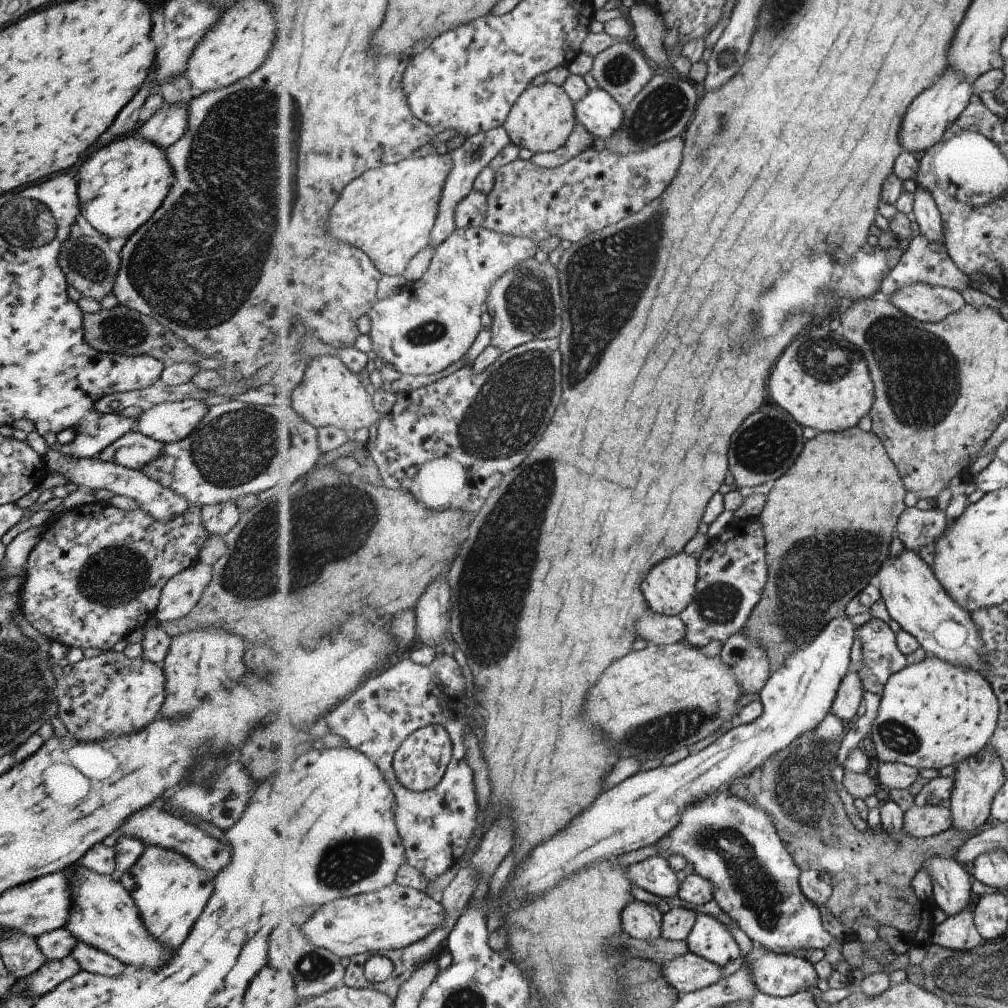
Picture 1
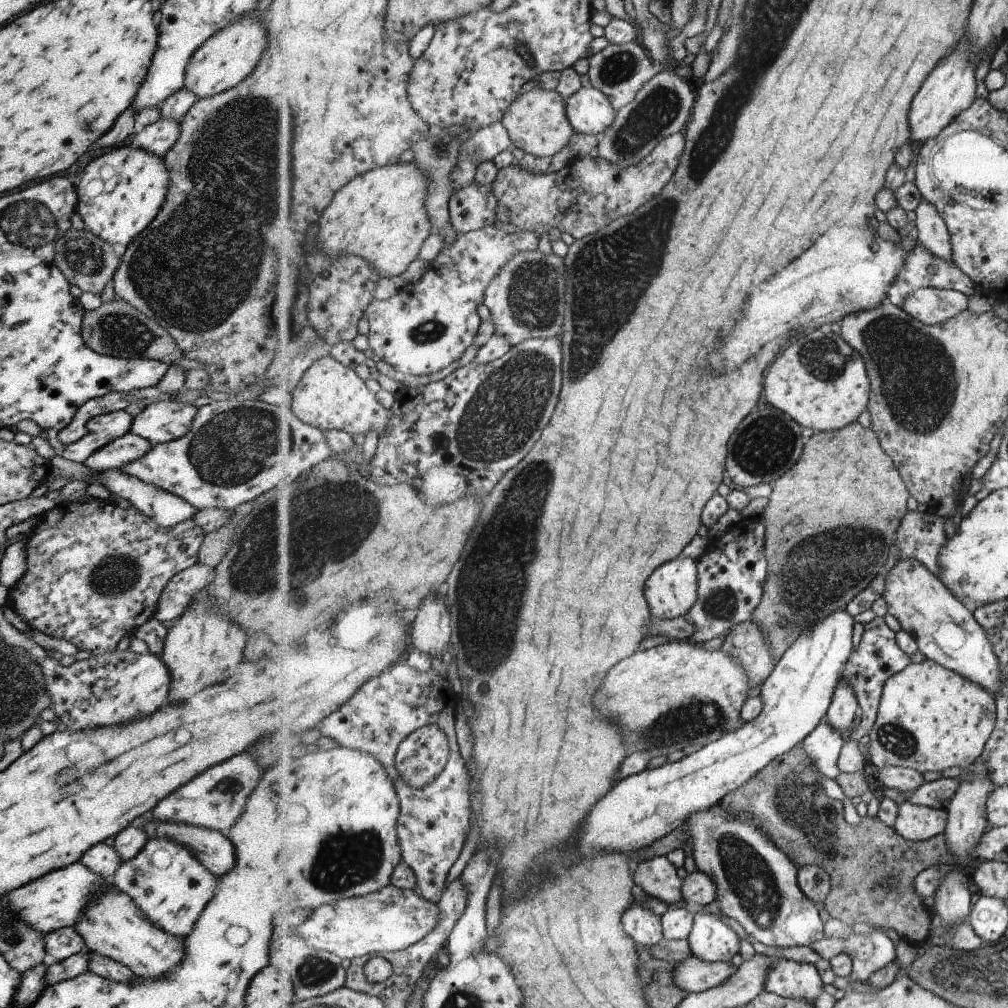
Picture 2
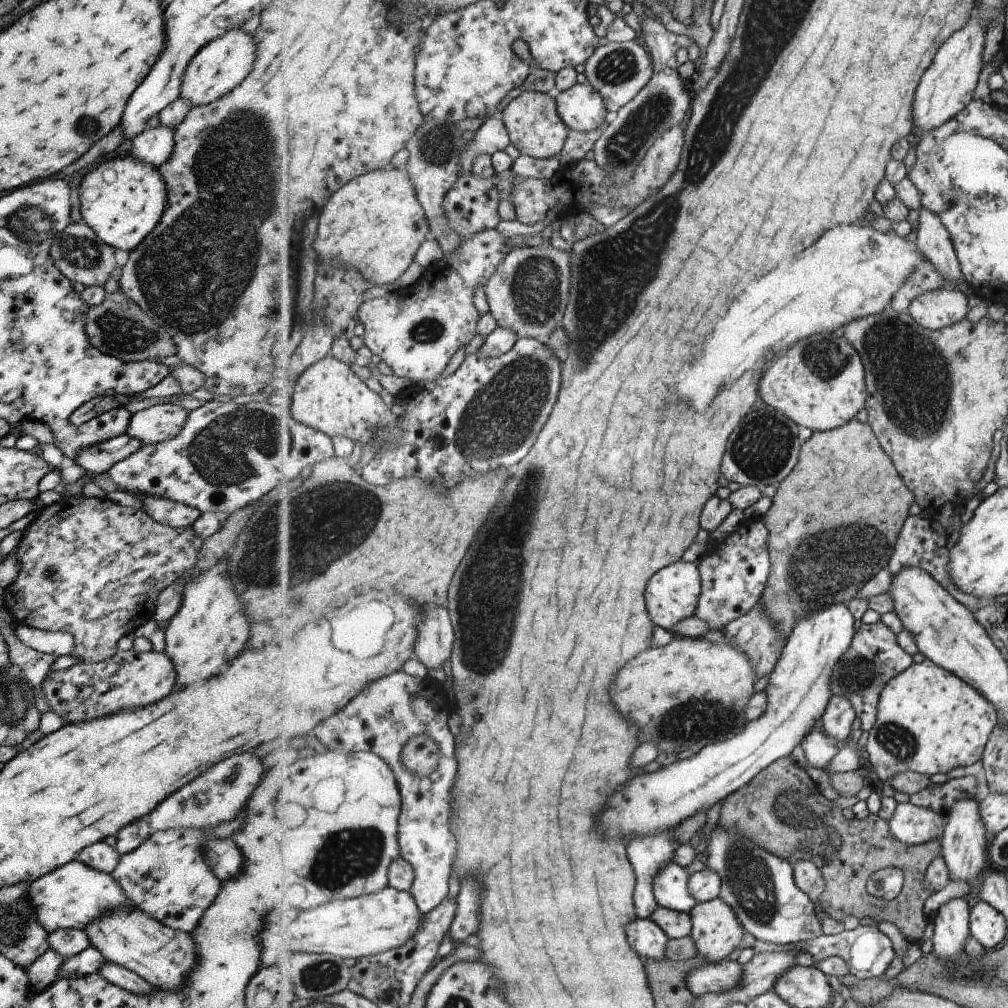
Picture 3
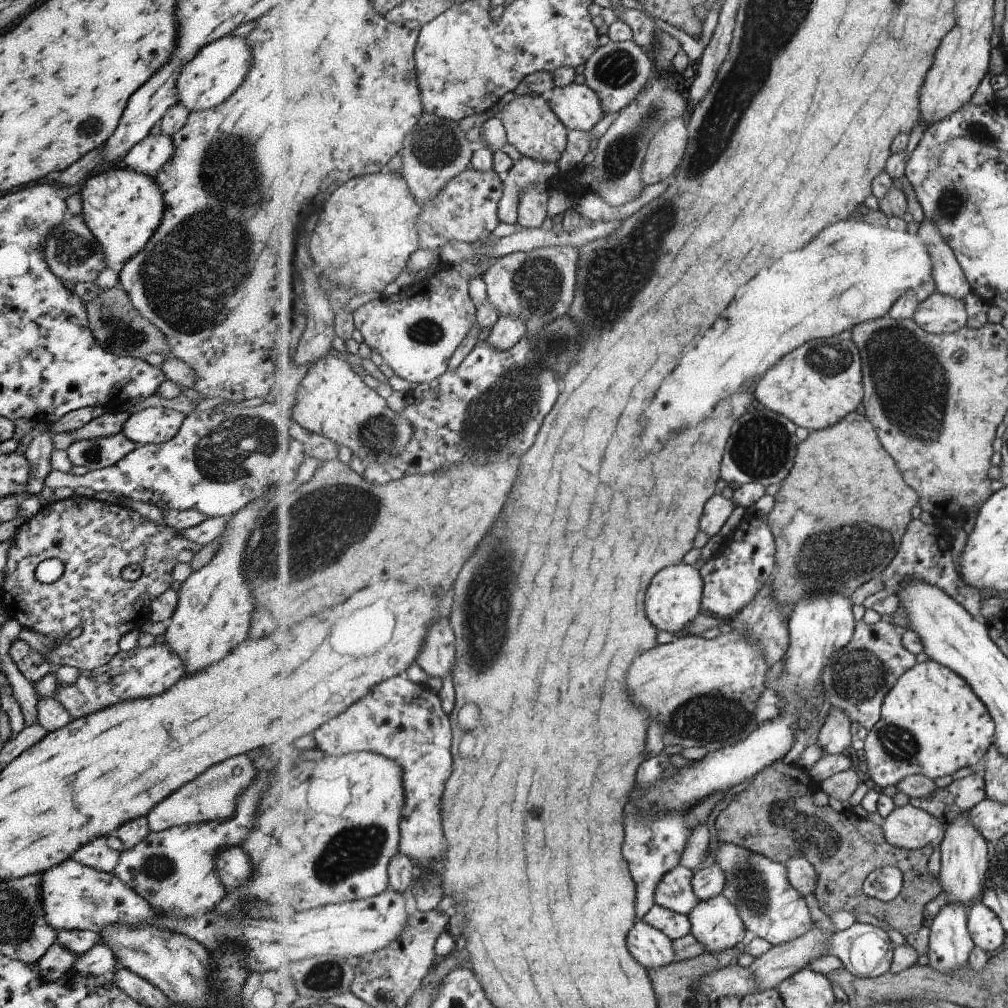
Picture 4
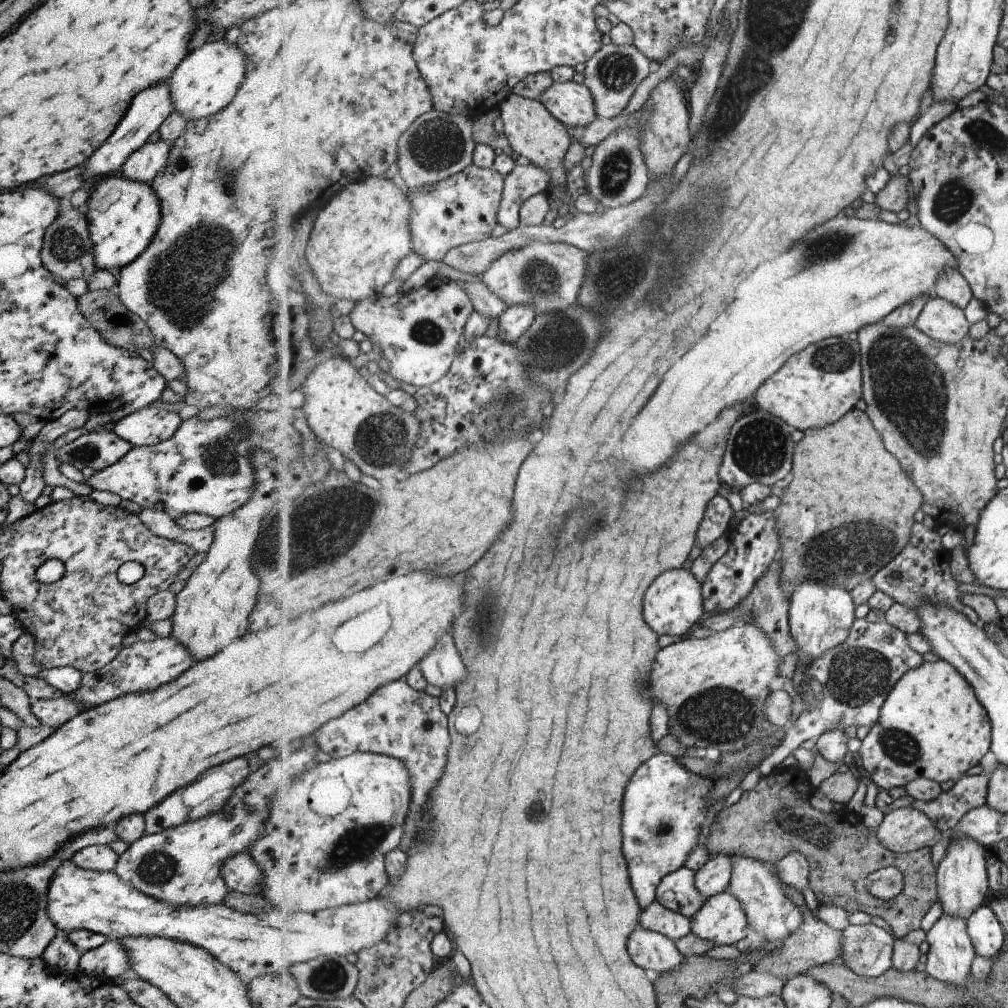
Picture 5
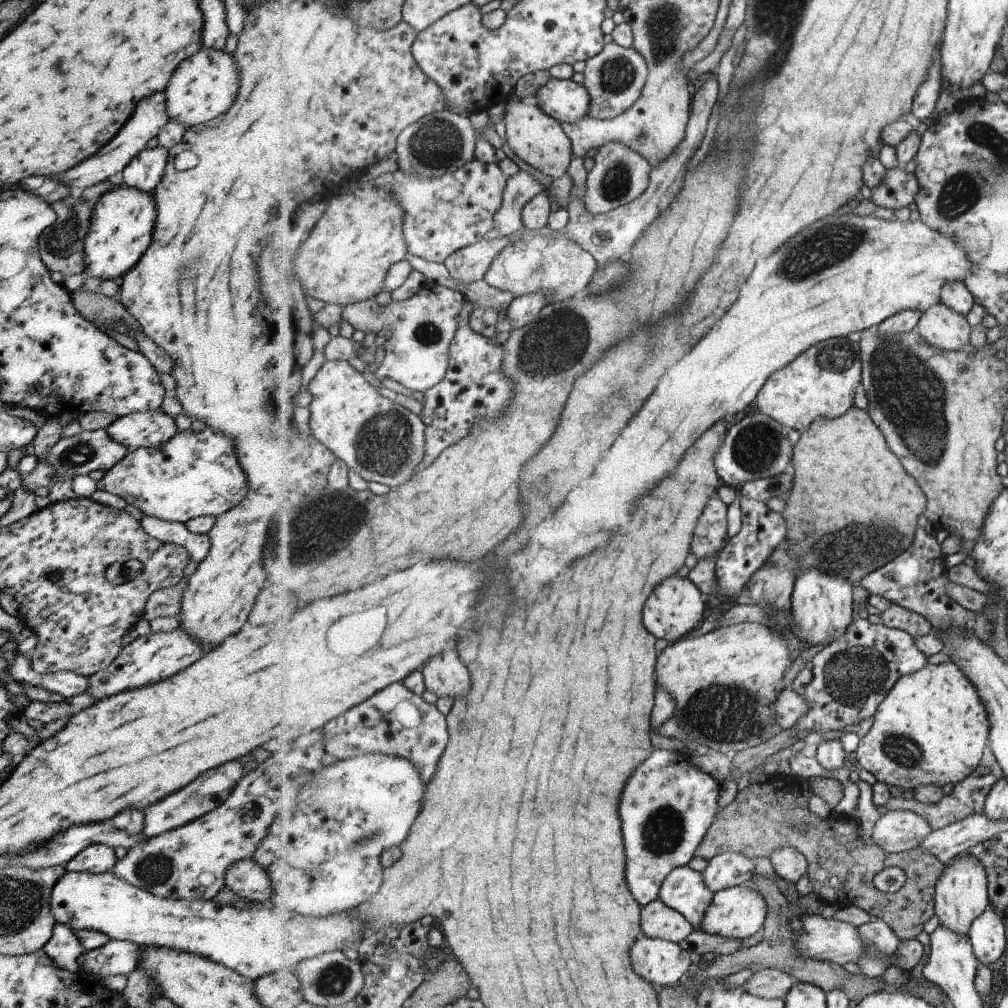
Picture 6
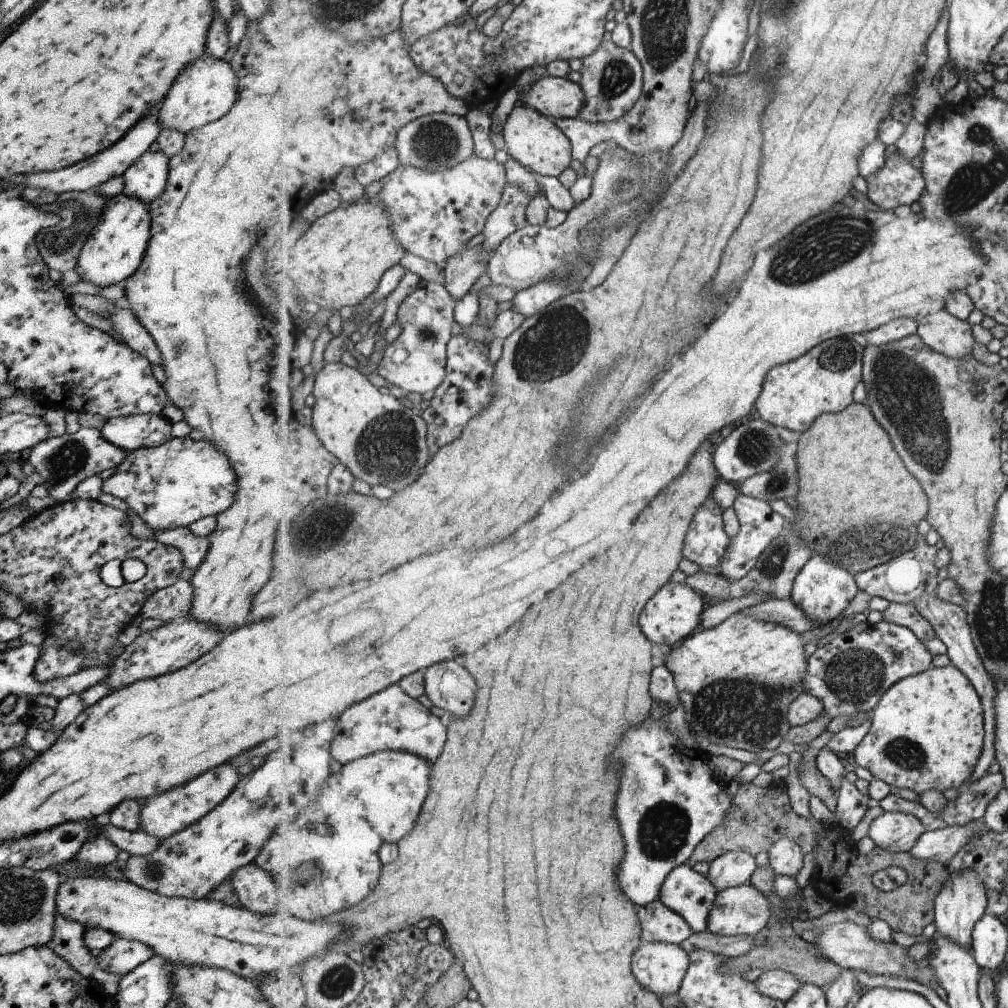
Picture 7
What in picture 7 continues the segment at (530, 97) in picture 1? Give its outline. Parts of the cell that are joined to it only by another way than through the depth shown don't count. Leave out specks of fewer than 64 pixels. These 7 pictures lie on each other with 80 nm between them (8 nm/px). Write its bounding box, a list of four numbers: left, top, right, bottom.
[502,106,572,176]

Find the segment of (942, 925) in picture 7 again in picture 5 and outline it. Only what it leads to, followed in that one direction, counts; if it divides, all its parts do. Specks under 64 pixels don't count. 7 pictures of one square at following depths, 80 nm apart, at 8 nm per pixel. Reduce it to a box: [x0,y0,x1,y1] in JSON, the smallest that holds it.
[938,836,992,919]

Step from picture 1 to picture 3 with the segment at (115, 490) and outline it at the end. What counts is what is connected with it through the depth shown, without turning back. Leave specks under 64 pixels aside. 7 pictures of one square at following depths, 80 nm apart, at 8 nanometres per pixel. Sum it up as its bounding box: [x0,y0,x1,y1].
[135,493,201,527]

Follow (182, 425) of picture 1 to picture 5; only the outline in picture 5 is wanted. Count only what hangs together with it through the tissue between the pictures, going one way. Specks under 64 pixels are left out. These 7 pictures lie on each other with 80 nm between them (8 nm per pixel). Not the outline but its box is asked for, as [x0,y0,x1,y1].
[111,407,181,447]

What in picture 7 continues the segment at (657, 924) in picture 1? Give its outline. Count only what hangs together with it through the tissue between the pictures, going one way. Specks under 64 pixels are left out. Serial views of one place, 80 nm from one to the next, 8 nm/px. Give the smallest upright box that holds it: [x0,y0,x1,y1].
[634,942,690,998]

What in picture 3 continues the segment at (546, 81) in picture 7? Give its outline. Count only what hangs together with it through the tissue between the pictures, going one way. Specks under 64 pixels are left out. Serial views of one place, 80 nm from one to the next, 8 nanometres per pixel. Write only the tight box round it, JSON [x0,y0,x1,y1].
[554,83,609,132]

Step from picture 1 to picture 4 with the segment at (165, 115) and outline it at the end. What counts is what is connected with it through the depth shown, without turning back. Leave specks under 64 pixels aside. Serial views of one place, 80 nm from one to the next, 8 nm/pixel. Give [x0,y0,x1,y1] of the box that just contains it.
[120,133,172,177]

